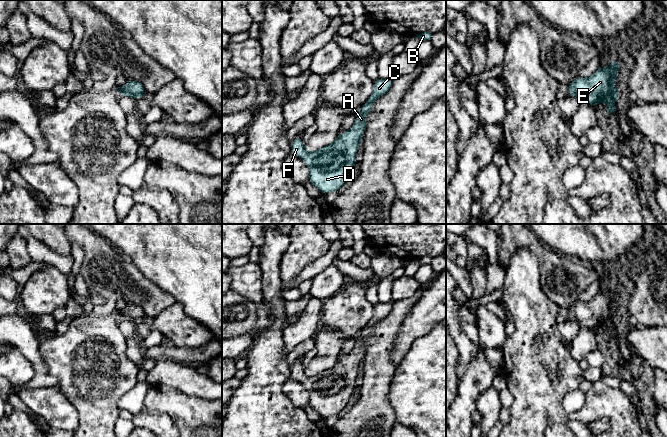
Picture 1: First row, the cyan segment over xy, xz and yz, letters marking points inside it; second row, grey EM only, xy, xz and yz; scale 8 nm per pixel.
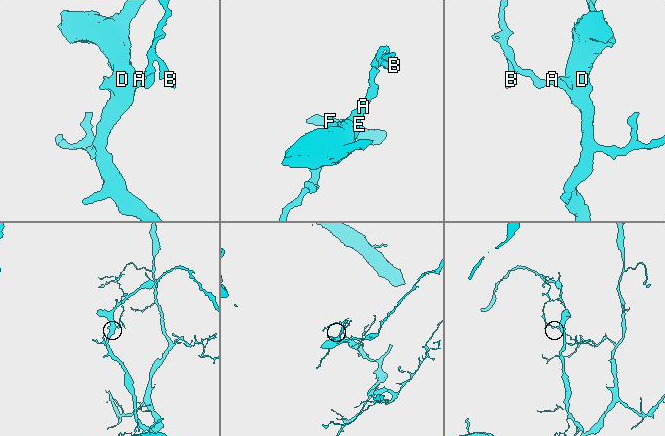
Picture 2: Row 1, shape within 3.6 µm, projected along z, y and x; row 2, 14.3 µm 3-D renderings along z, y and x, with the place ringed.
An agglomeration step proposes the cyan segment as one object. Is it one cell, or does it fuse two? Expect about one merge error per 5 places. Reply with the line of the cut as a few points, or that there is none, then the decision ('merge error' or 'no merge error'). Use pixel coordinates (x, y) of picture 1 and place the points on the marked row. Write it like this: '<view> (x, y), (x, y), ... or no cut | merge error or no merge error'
no cut | no merge error

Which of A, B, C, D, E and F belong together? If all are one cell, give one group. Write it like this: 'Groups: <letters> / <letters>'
Groups: A B C D E F

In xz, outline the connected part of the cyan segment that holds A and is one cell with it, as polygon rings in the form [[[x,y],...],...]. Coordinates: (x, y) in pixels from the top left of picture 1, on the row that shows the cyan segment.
[[[379,77],[374,81],[374,89],[367,102],[358,110],[359,115],[356,117],[352,128],[337,136],[336,140],[319,150],[308,152],[305,145],[302,143],[302,138],[297,135],[291,144],[291,154],[300,157],[309,168],[309,182],[316,186],[323,194],[329,192],[339,191],[339,189],[346,183],[351,172],[355,168],[357,150],[359,143],[363,139],[363,134],[366,129],[366,114],[371,111],[372,104],[381,96],[388,93],[393,84],[393,78]]]

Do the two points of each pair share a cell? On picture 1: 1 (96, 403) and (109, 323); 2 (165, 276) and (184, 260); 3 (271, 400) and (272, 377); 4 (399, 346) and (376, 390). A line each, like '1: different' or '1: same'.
1: same
2: same
3: same
4: different

